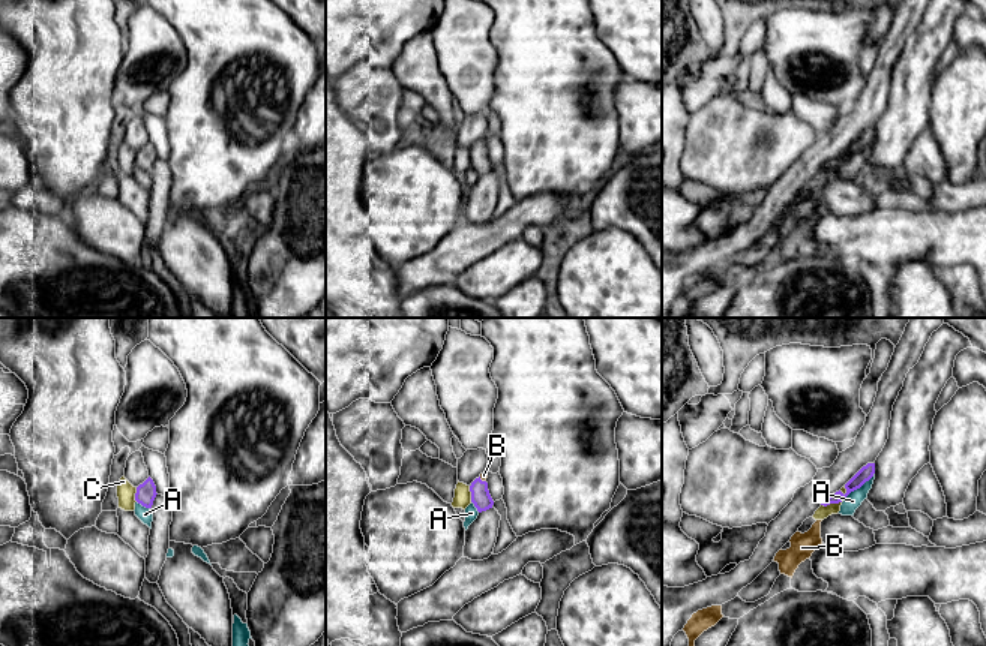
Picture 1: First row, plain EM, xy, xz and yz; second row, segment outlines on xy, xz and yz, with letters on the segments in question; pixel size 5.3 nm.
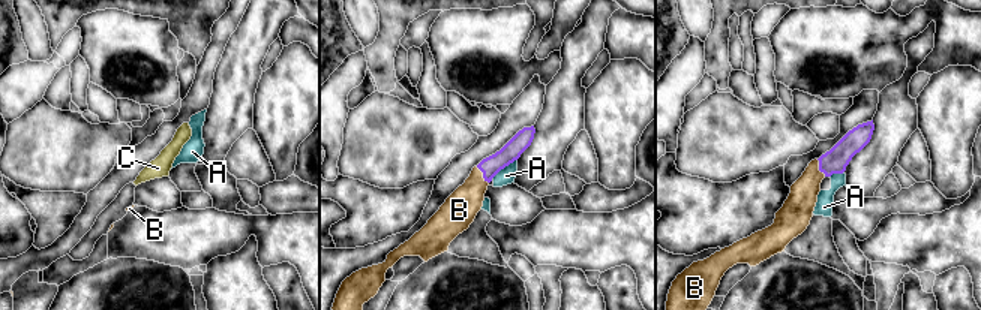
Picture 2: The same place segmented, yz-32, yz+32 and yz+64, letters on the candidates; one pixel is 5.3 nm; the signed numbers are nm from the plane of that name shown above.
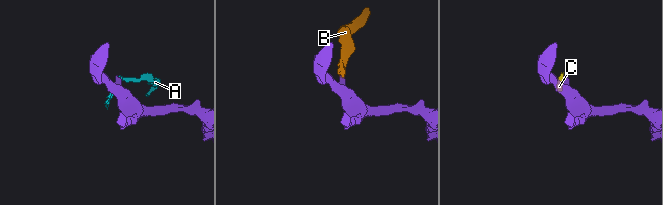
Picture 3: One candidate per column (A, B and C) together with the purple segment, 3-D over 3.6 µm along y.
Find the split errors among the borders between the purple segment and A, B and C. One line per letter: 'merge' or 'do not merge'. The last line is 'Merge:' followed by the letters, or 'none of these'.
A: do not merge
B: merge
C: do not merge
Merge: B

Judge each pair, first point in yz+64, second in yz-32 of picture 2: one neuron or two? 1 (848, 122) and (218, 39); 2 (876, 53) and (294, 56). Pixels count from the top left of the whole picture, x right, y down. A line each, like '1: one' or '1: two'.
1: one
2: two

